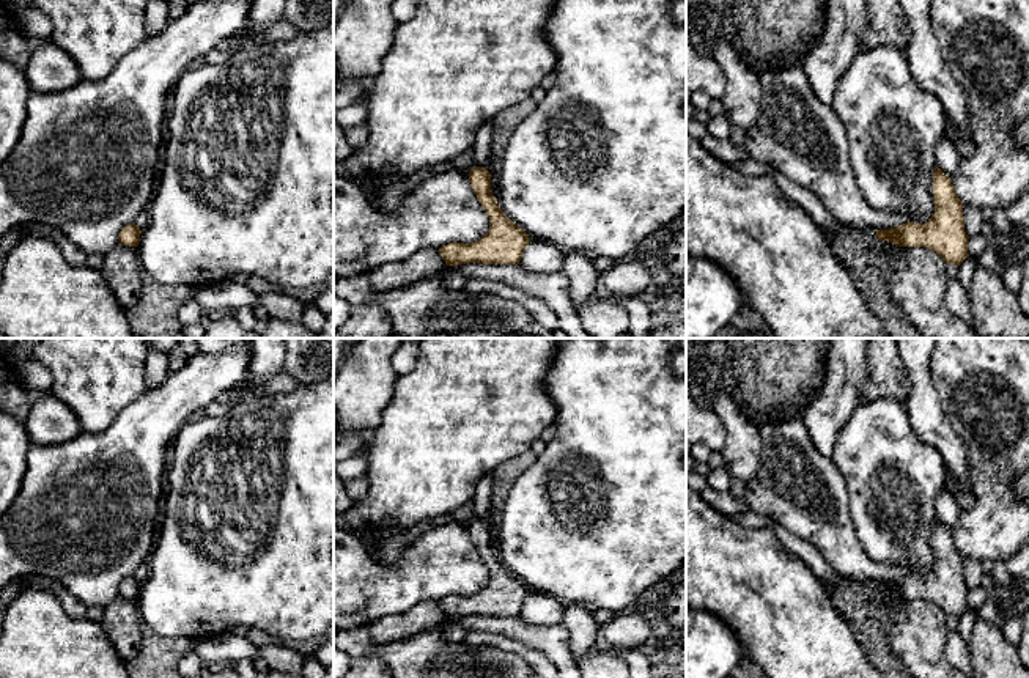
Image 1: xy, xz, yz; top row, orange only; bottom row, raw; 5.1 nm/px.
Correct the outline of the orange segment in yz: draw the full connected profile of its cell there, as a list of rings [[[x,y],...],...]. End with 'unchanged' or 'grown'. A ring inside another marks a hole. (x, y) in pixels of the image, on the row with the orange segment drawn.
[[[939,168],[933,173],[935,214],[925,223],[908,222],[891,230],[875,230],[878,241],[900,247],[925,247],[947,264],[961,264],[968,255],[963,203],[952,179]]]; unchanged

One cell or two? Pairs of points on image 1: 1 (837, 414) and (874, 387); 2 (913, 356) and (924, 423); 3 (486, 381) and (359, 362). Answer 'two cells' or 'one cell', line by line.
1: two cells
2: one cell
3: two cells

